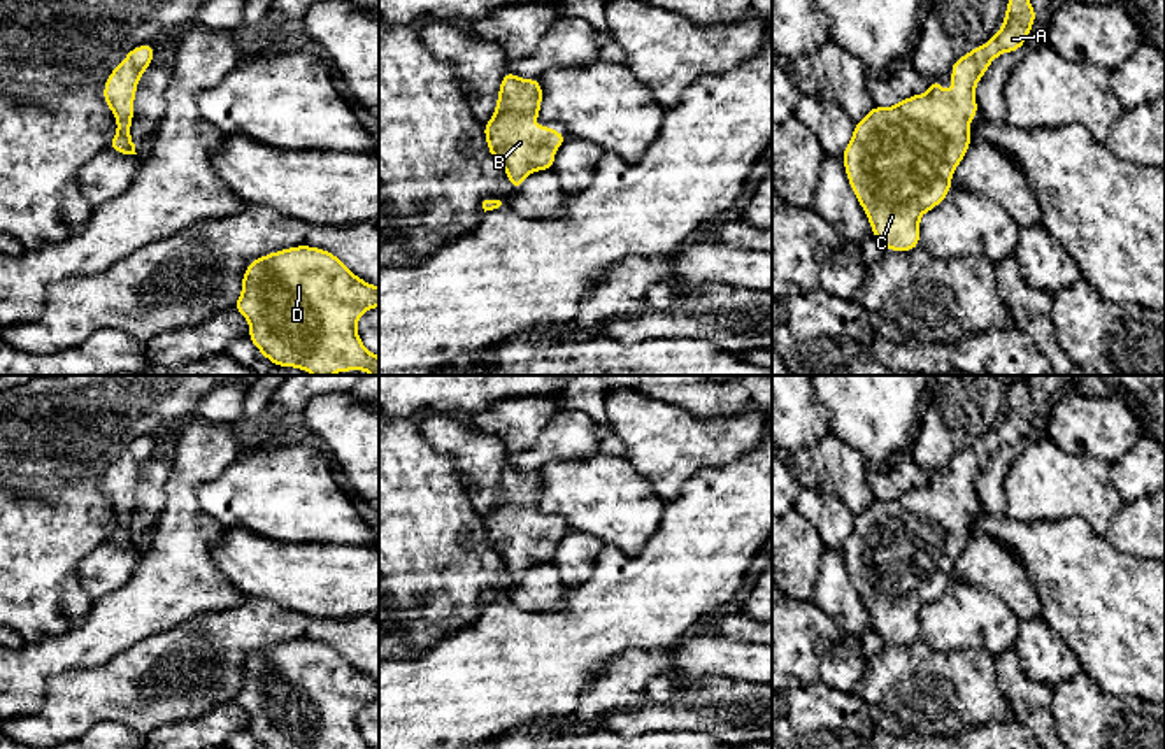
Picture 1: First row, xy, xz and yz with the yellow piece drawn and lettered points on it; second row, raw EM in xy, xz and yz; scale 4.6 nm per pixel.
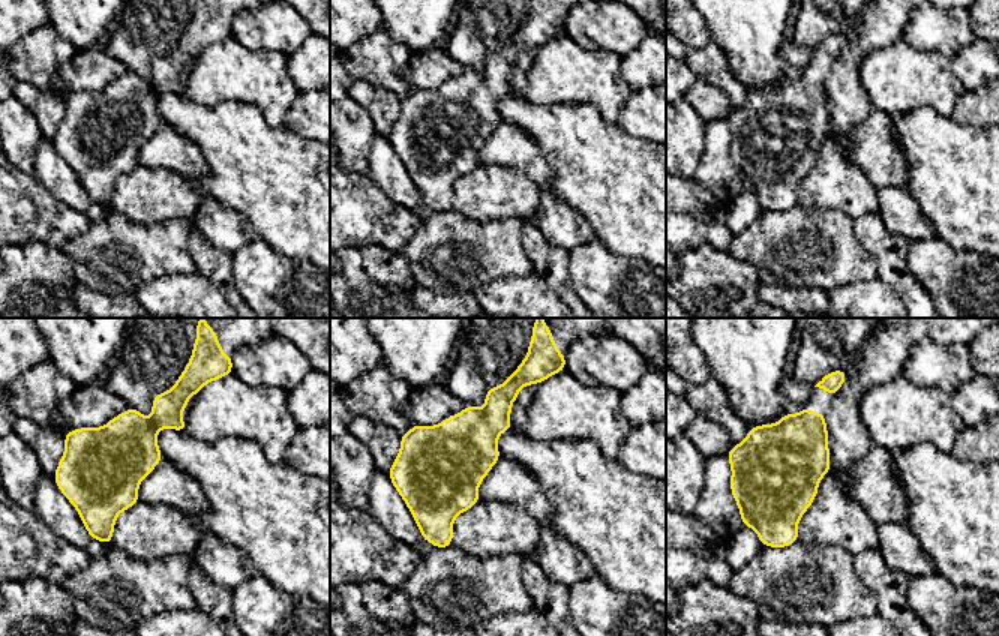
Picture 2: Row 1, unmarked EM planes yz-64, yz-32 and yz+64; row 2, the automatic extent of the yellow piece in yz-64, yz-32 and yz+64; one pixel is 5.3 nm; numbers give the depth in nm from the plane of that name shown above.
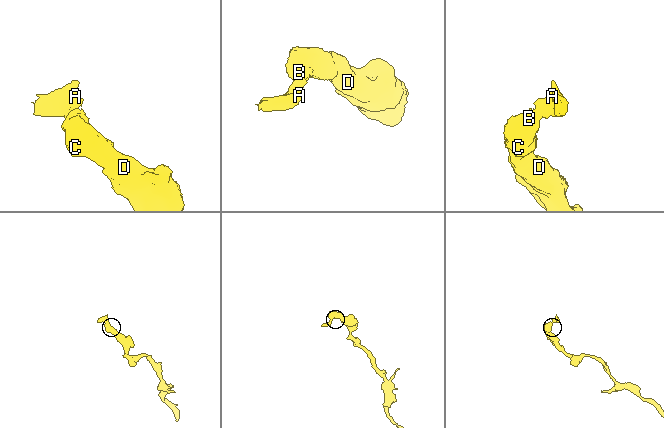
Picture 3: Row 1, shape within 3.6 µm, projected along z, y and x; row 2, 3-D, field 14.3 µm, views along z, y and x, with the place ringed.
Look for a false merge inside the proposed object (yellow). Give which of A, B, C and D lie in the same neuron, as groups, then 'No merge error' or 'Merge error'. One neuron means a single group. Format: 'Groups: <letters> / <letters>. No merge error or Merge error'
Groups: A B C D. No merge error

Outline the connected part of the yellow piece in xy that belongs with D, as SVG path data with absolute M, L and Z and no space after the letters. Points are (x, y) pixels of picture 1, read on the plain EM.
M297 638L253 653L235 695L263 749L375 749L358 730L358 710L379 700L379 681L354 668L326 642Z

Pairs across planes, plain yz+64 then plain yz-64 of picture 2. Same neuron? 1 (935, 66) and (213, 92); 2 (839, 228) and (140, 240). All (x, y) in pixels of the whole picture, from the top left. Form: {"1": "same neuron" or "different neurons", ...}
{"1": "same neuron", "2": "same neuron"}

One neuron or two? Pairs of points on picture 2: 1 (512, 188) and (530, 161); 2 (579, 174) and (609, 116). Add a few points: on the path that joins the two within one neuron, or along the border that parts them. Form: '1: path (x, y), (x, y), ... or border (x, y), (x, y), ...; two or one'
1: border (488, 164), (507, 165), (522, 171), (540, 189); two
2: border (576, 102), (591, 102), (606, 122), (617, 123); two

